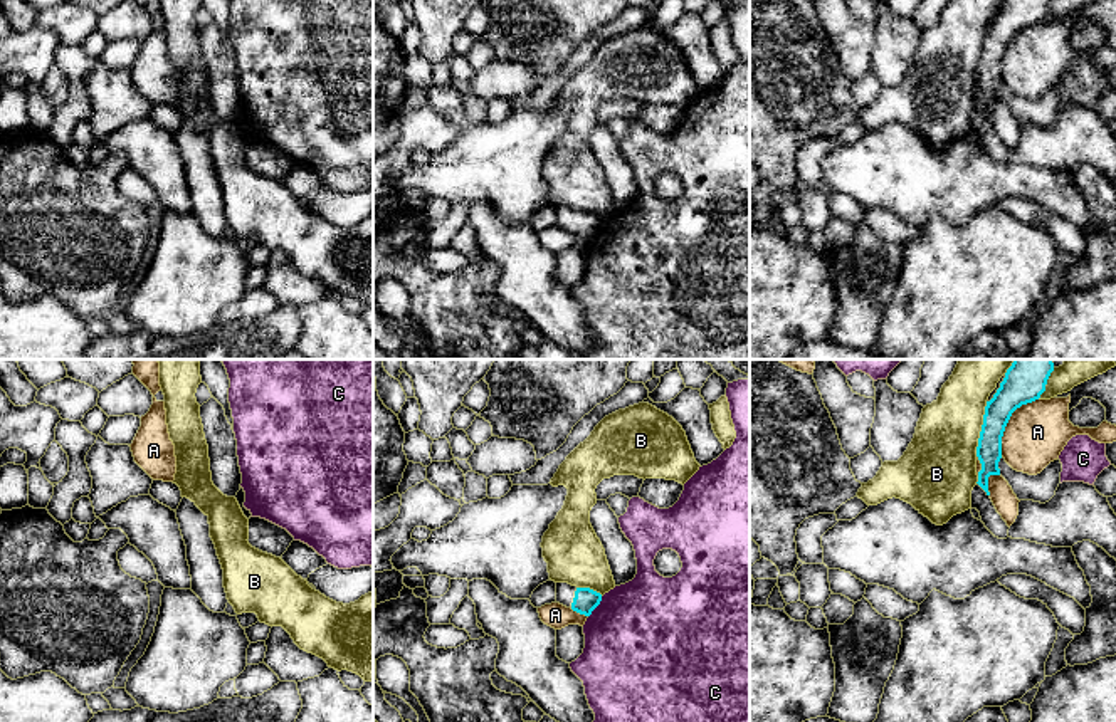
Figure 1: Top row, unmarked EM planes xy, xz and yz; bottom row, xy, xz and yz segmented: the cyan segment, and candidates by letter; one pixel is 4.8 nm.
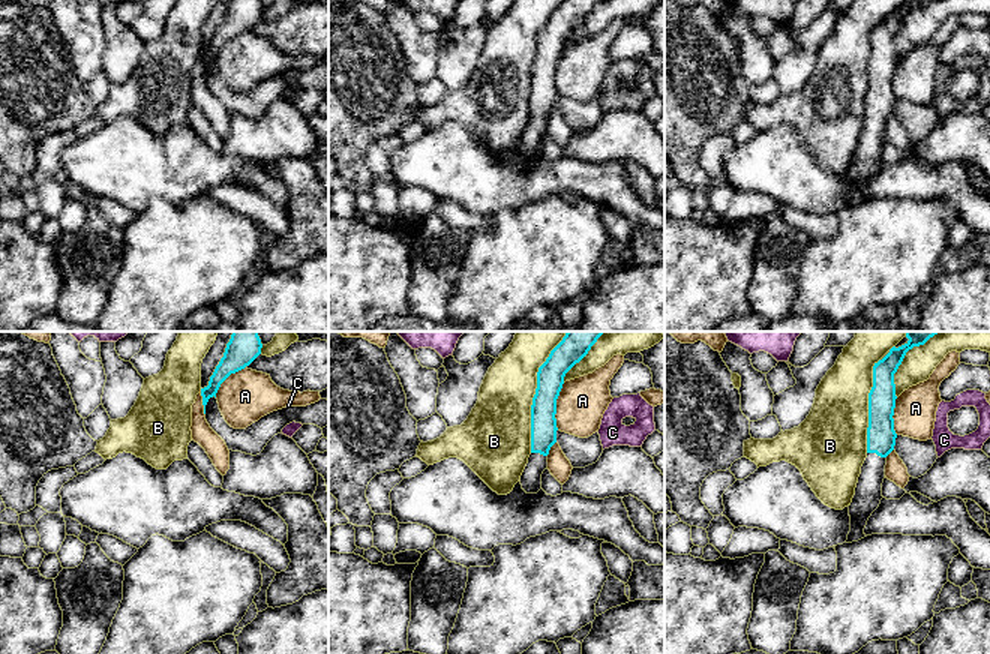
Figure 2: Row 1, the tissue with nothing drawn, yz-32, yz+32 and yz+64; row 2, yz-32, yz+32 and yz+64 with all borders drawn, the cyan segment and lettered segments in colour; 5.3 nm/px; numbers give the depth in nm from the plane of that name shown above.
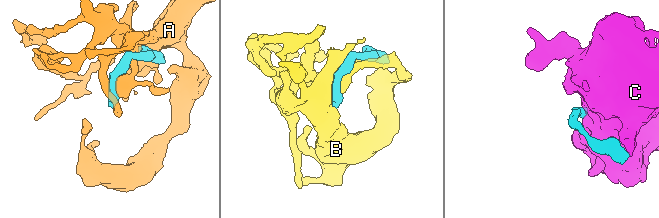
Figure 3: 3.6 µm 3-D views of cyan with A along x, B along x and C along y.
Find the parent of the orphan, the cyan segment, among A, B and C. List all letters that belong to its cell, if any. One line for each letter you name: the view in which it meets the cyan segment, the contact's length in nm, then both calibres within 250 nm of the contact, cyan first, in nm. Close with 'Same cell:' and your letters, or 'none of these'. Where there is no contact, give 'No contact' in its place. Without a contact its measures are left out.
Same cell: none of these

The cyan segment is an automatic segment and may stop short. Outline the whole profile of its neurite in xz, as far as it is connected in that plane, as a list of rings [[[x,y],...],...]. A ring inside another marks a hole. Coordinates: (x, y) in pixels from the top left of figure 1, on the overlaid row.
[[[556,583],[556,603],[590,616],[600,604],[602,594],[590,588],[576,588],[568,583]]]

